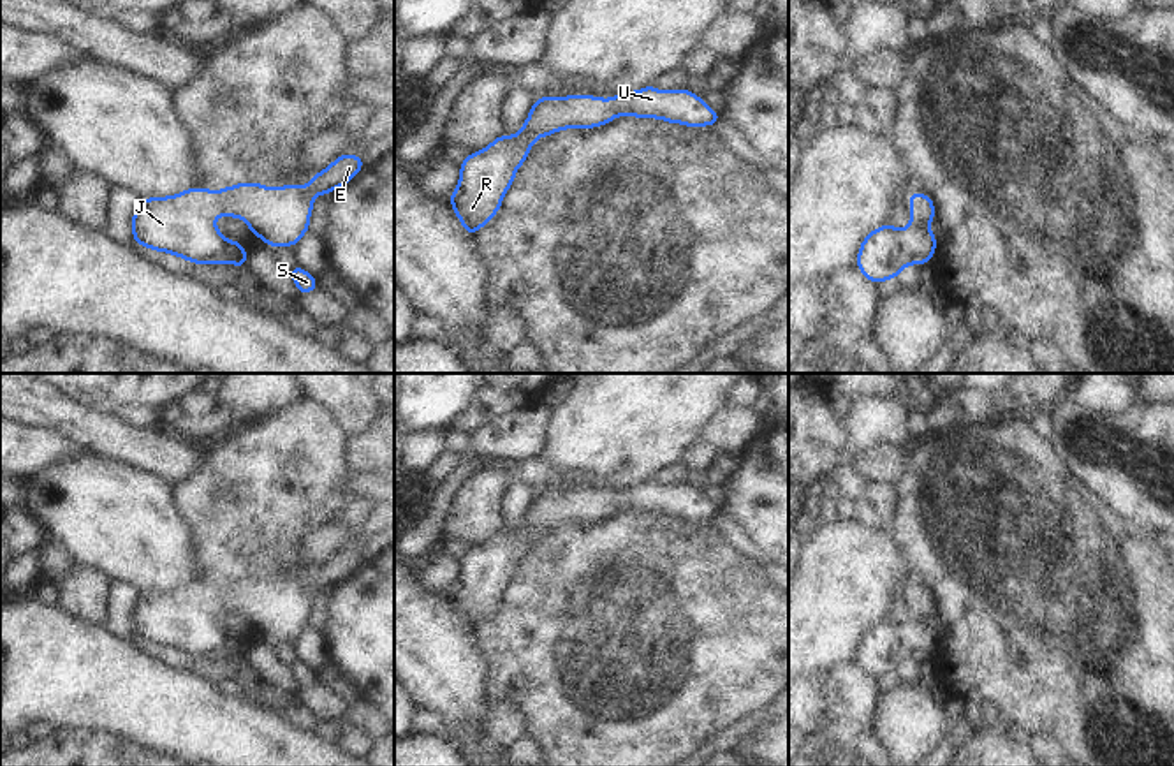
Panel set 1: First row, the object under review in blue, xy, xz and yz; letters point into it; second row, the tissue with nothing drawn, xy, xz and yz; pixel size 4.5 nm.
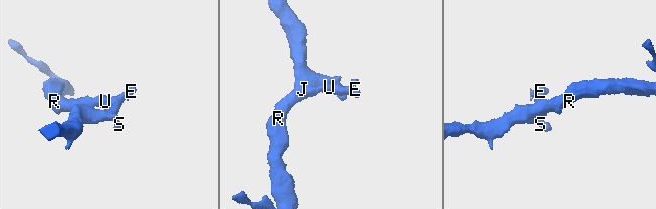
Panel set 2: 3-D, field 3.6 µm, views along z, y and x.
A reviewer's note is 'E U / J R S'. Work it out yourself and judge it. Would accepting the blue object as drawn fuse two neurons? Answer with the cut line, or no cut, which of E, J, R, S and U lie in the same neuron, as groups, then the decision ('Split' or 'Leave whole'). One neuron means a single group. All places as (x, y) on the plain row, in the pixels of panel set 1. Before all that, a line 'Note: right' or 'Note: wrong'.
Note: wrong
No split. Groups: E J R S U. Leave whole.

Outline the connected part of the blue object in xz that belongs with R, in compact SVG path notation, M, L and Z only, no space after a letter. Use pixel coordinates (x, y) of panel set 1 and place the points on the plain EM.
M651 479L607 495L590 490L537 493L516 530L496 532L488 542L468 549L459 560L461 572L451 588L451 600L466 627L473 630L496 609L517 562L540 530L572 521L600 521L620 509L660 512L688 521L711 521L722 512L688 484L660 486Z

